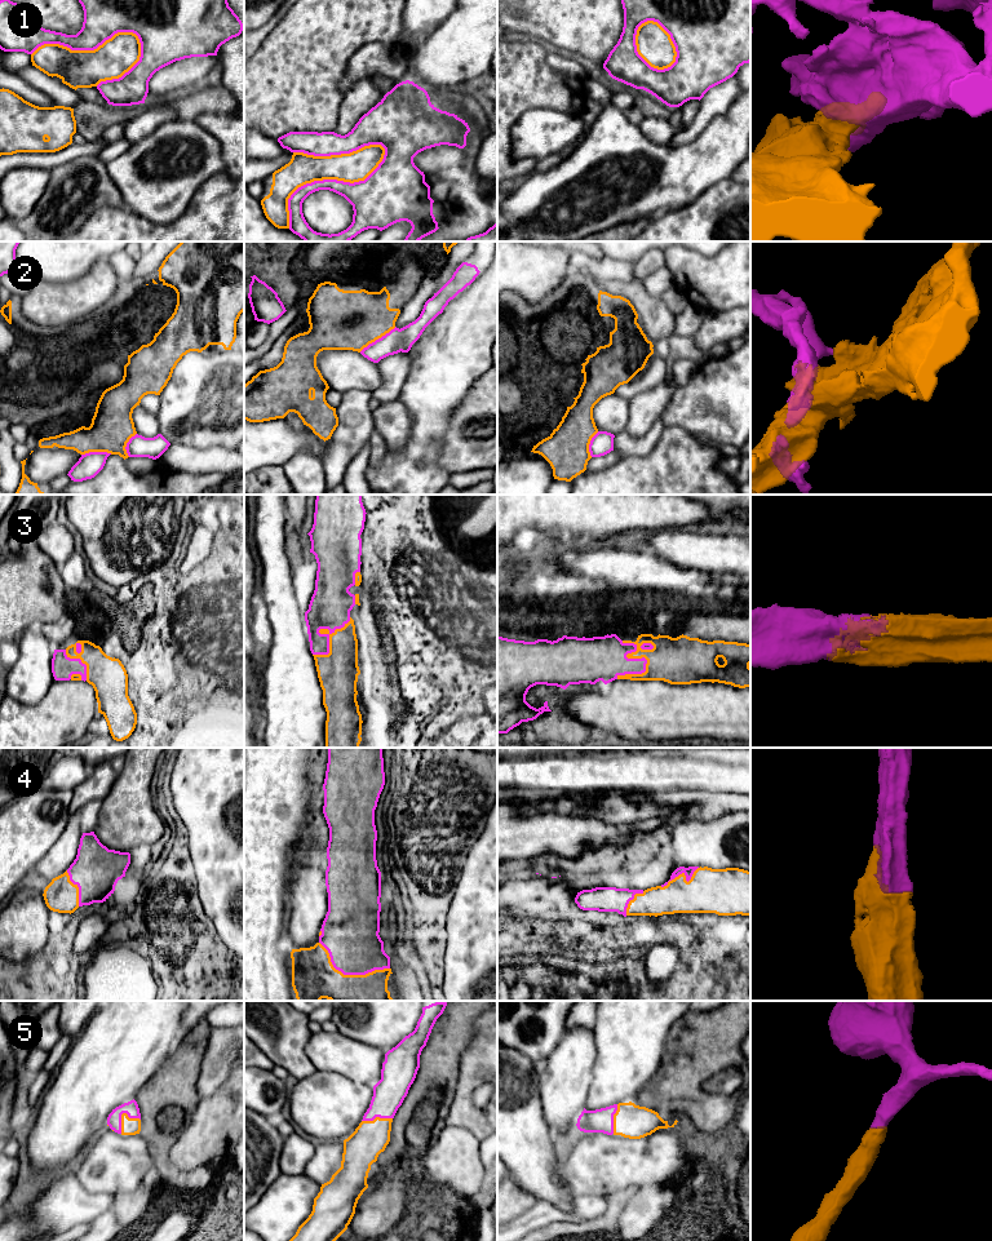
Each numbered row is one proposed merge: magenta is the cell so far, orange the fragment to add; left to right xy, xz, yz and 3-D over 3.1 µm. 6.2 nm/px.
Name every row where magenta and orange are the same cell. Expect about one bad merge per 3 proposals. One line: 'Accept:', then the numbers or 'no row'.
Accept: 1, 3, 4, 5

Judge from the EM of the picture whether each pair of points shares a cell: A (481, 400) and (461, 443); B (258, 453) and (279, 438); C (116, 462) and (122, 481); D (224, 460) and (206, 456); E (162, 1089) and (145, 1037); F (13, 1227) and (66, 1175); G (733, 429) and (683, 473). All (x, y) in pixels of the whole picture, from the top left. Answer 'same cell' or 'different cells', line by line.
A: same cell
B: same cell
C: same cell
D: same cell
E: different cells
F: same cell
G: different cells

